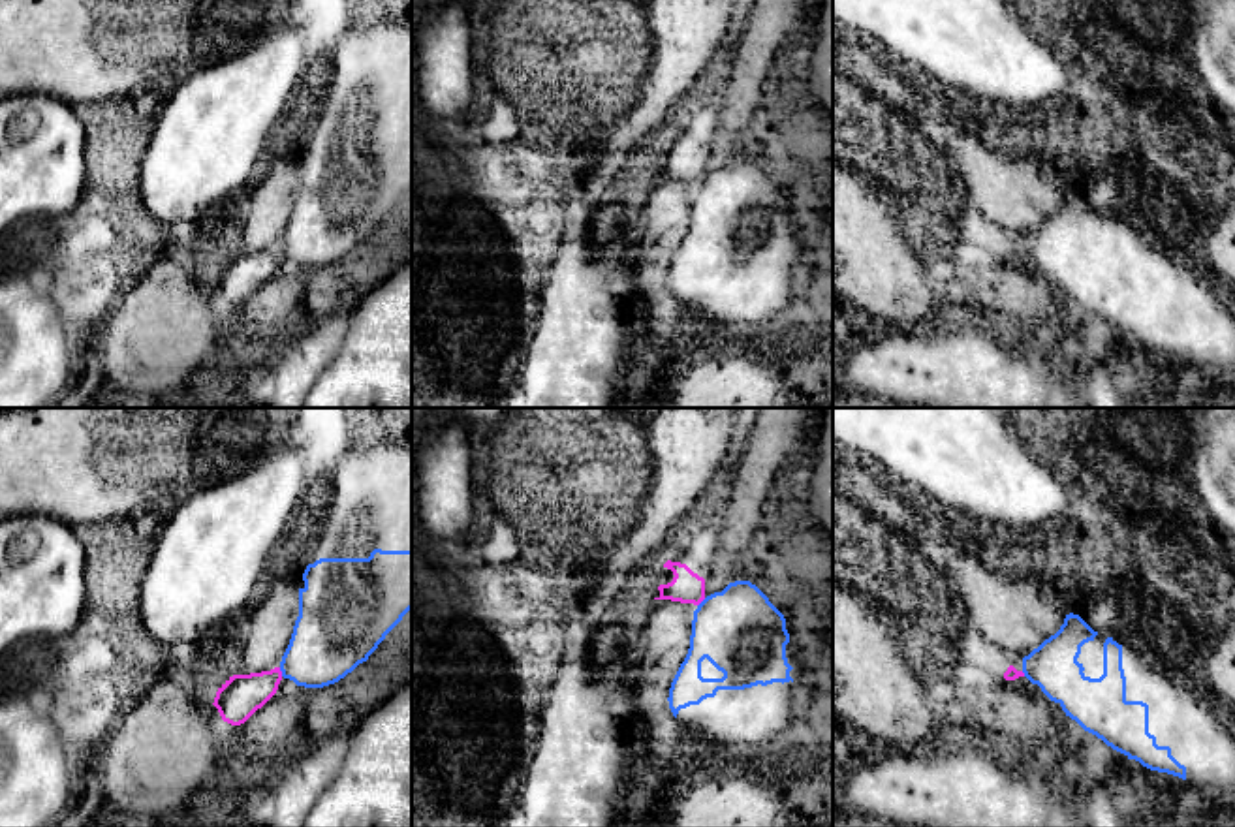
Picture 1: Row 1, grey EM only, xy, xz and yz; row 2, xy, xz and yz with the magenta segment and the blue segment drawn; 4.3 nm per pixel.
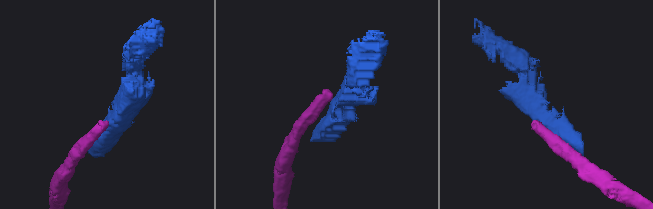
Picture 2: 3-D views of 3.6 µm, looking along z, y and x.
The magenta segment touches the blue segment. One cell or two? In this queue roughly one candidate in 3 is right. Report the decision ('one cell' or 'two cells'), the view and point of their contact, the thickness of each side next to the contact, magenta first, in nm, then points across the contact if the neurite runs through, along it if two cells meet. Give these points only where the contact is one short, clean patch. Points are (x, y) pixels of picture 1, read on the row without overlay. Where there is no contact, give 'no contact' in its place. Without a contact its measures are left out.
two cells; meets magenta in xy at (281, 250); 180 nm thick on the magenta side, 320 nm on the other; border along xy (279, 247), (282, 254)

